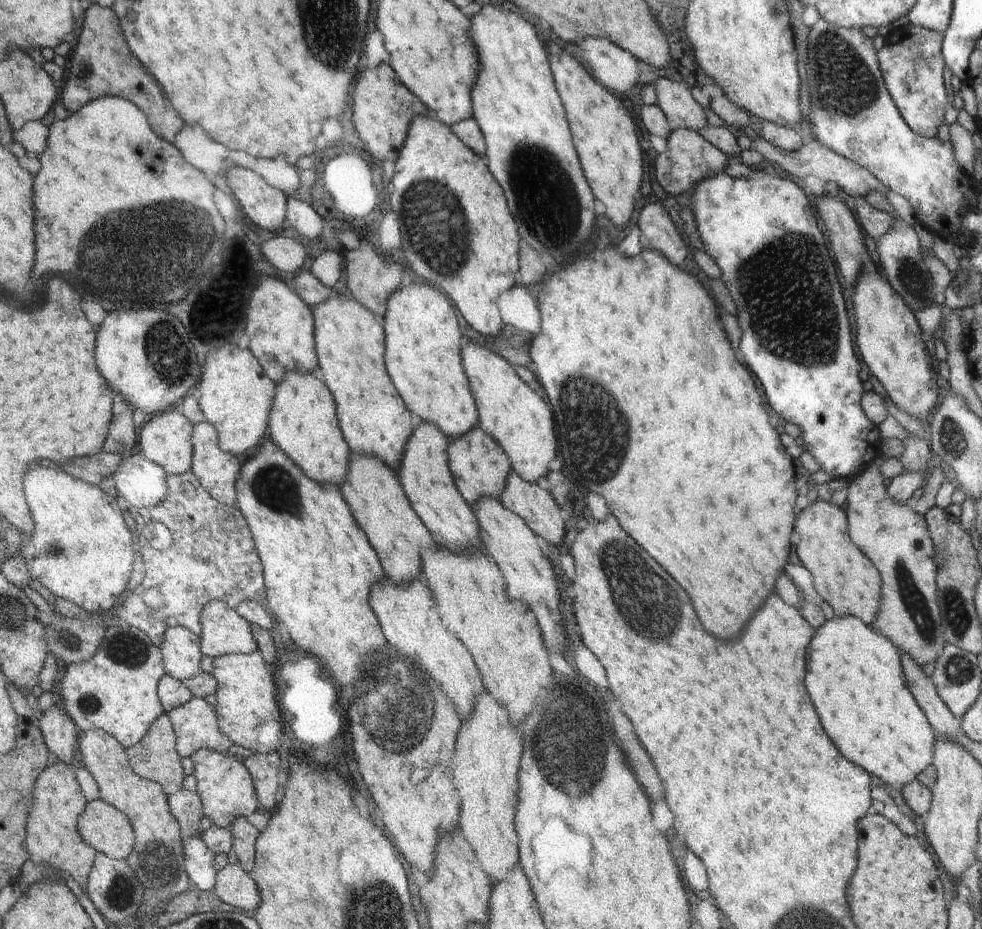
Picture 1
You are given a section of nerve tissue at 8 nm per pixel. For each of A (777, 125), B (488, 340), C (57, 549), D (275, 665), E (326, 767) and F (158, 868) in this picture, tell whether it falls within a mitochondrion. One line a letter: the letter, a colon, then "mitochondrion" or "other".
A: other
B: other
C: mitochondrion
D: other
E: other
F: mitochondrion

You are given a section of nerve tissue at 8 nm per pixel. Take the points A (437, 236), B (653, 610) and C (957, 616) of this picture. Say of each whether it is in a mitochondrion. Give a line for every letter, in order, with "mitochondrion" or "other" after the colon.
A: mitochondrion
B: mitochondrion
C: mitochondrion

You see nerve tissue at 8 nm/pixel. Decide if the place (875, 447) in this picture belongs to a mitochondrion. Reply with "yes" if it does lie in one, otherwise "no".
no

